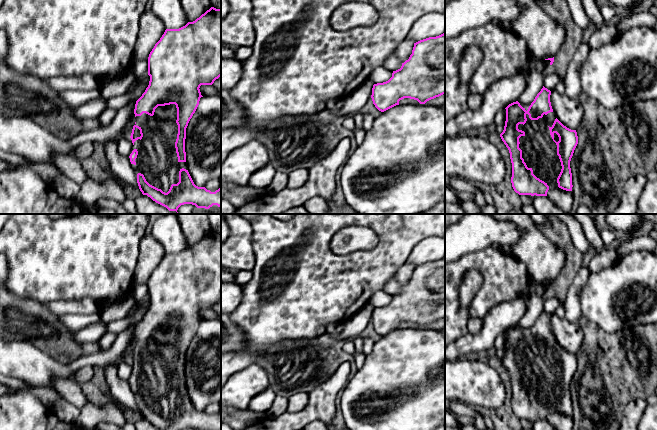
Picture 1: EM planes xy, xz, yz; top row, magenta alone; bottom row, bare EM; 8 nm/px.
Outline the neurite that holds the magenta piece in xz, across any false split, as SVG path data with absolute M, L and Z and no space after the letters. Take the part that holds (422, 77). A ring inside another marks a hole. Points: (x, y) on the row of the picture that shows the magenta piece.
M445 32L436 37L429 37L414 43L409 59L400 69L393 71L392 77L372 88L372 101L375 107L384 112L404 98L417 100L420 104L445 94Z

